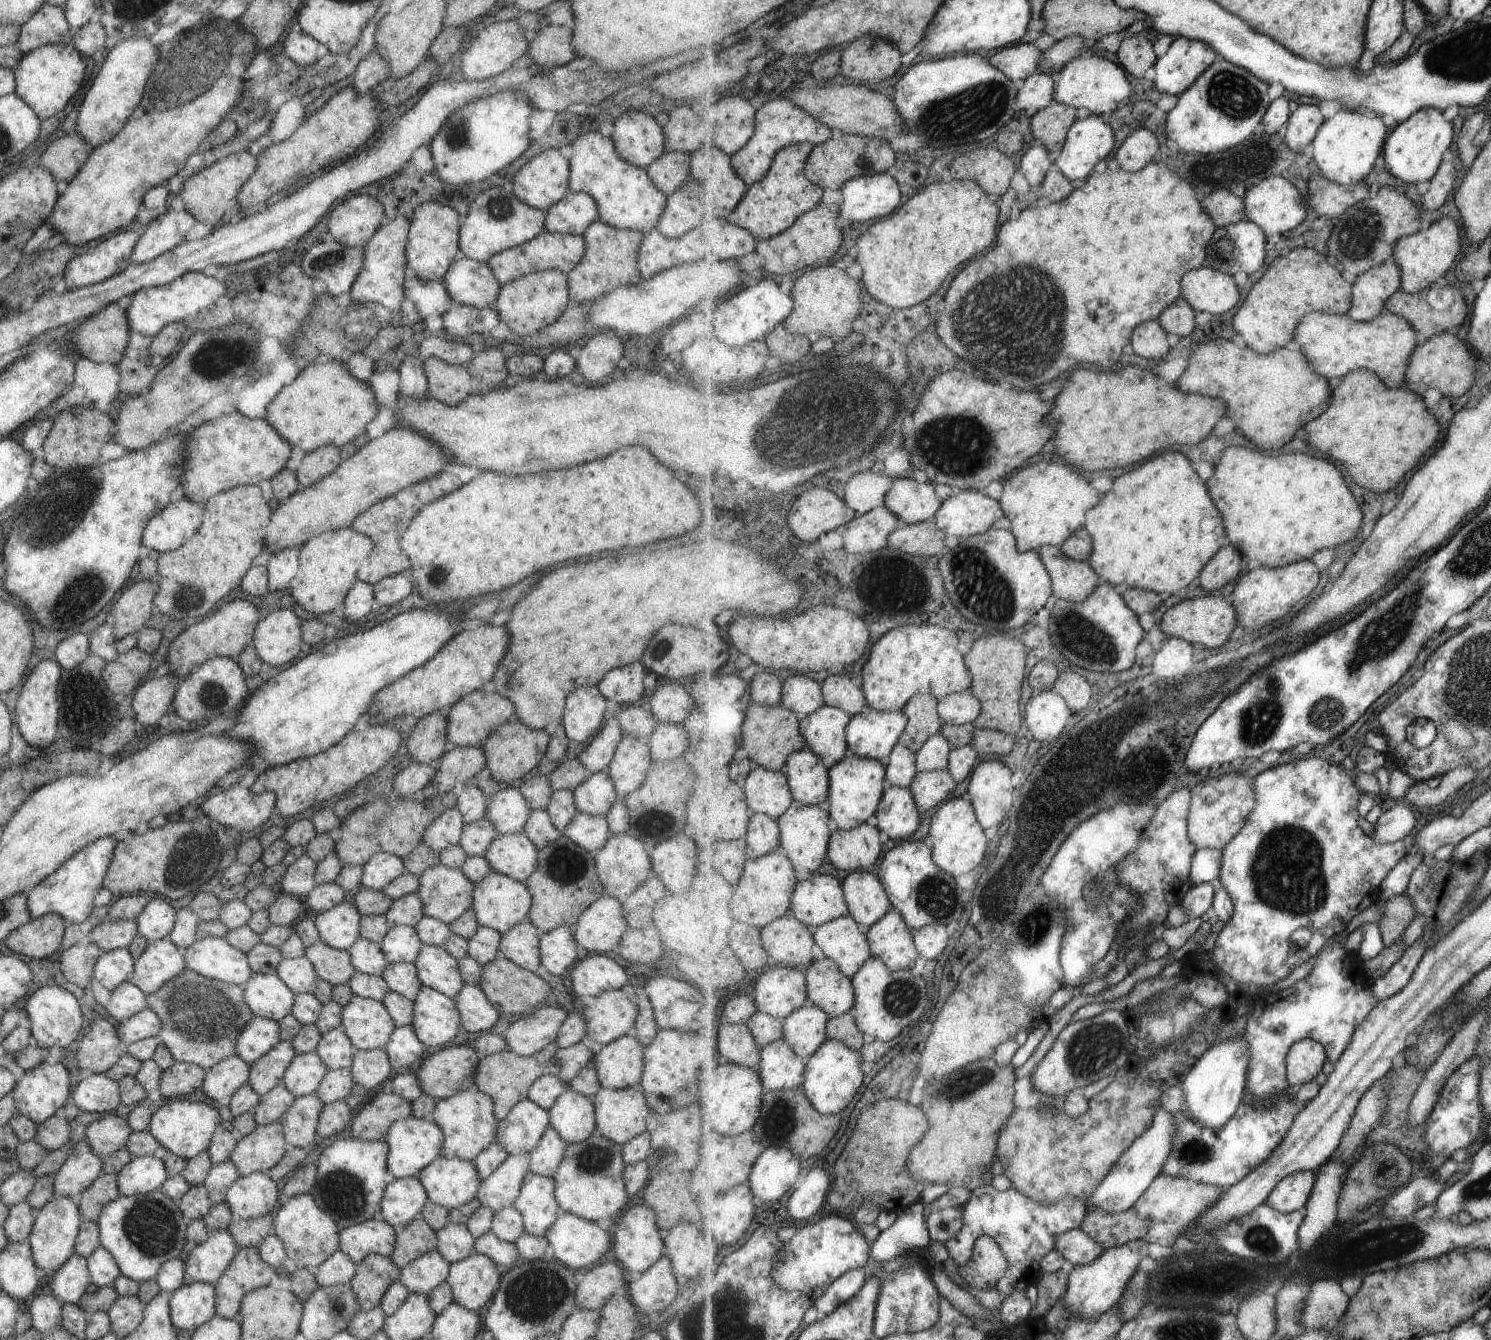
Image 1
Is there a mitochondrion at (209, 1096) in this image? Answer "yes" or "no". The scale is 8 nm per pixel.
no

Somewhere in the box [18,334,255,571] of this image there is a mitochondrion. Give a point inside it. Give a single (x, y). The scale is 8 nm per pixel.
(74, 498)

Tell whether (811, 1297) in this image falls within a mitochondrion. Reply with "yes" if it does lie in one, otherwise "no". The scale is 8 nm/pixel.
no

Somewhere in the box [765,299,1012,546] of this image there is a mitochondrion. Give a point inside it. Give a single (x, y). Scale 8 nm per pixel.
(959, 446)

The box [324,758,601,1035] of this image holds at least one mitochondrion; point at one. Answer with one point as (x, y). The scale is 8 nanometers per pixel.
(562, 865)

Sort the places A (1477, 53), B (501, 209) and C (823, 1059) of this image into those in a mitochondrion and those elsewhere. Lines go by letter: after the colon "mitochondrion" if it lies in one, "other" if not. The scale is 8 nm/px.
A: mitochondrion
B: mitochondrion
C: other

